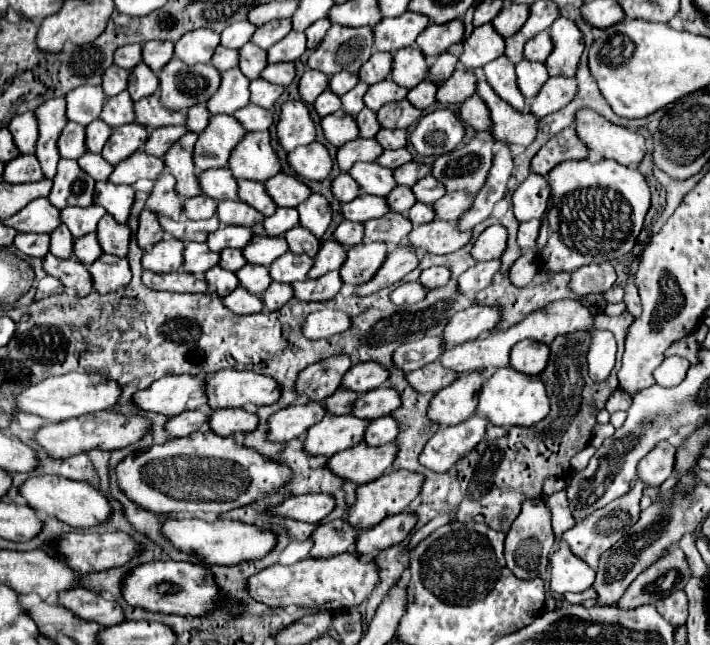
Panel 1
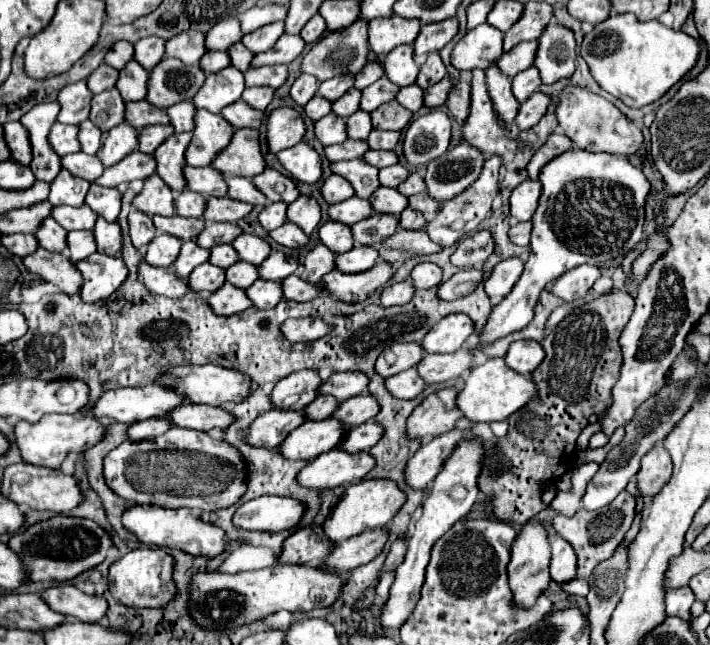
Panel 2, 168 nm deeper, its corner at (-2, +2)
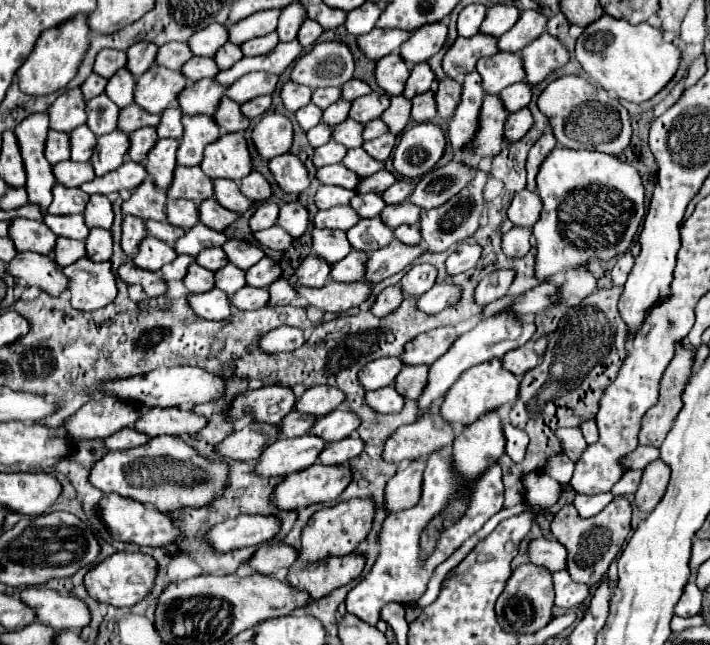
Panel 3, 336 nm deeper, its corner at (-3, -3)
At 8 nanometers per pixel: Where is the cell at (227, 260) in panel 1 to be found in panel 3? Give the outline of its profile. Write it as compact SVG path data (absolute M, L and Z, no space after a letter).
M210 247L210 249L204 249L202 253L198 253L196 261L198 261L198 265L206 267L208 271L218 271L220 267L224 267L224 265L228 263L226 253L224 253L220 247Z

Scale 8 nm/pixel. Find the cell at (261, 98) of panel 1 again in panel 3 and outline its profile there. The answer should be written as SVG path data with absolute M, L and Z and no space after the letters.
M254 97L254 99L246 101L244 105L240 105L240 111L244 117L254 119L254 117L264 115L270 109L270 101L272 101L270 97Z

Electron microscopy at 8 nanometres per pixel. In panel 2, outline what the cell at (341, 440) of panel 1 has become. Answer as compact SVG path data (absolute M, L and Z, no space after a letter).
M333 418L319 422L307 420L285 438L285 442L281 444L281 454L289 460L309 462L317 458L321 452L329 452L337 448L345 432L349 432L349 428L345 428L341 420L333 420Z

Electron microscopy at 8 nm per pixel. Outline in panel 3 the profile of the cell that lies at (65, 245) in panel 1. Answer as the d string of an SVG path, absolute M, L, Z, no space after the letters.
M26 217L10 221L10 241L14 241L16 251L34 251L42 255L50 255L56 245L56 237L46 229L44 221L30 221Z

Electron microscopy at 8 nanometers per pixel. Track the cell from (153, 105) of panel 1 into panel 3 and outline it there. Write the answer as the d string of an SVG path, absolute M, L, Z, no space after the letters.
M136 103L128 105L126 109L120 109L120 117L118 117L118 129L122 133L132 133L140 127L156 127L160 121L160 115L152 115L146 113L144 109L140 109Z

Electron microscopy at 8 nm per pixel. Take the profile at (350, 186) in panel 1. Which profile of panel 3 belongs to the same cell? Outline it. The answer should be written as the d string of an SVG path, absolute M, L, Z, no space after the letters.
M320 185L314 203L318 209L330 209L336 205L348 205L350 199L354 197L354 191L342 189L342 187L334 187L334 185Z

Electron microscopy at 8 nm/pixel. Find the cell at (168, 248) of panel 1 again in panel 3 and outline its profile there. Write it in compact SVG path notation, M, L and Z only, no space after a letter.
M144 237L138 245L138 253L134 257L134 265L148 271L158 271L162 265L176 259L174 247L170 247L164 241L158 241L156 237Z

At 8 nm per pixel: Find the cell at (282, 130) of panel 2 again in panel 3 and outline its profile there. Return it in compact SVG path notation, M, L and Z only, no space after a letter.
M280 113L264 115L252 129L252 143L262 159L274 159L286 153L292 145L292 123Z

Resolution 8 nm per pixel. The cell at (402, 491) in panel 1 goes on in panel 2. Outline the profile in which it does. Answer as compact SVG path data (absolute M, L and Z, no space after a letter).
M361 480L357 484L349 484L341 502L335 506L335 510L325 522L325 534L333 542L339 542L357 536L367 528L381 528L393 520L393 516L399 512L405 500L405 492L397 484L393 484L393 480Z

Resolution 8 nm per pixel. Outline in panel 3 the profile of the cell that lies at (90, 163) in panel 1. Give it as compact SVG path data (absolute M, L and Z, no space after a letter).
M70 159L56 163L52 167L52 173L54 173L56 181L60 185L66 185L66 187L80 187L82 183L92 181L96 177L90 163L76 163L76 161L70 161Z

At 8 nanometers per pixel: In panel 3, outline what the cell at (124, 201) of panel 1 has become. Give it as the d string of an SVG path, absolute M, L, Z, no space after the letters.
M92 195L90 201L88 201L88 205L86 205L84 219L86 219L86 225L90 229L92 227L110 229L114 213L112 213L112 203L108 201L108 197L106 195Z

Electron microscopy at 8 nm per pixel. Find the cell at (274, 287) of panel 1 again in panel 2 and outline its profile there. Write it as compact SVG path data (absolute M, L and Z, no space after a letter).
M261 278L251 288L247 288L245 292L259 310L275 308L283 298L279 282L269 282L269 280L261 280Z

